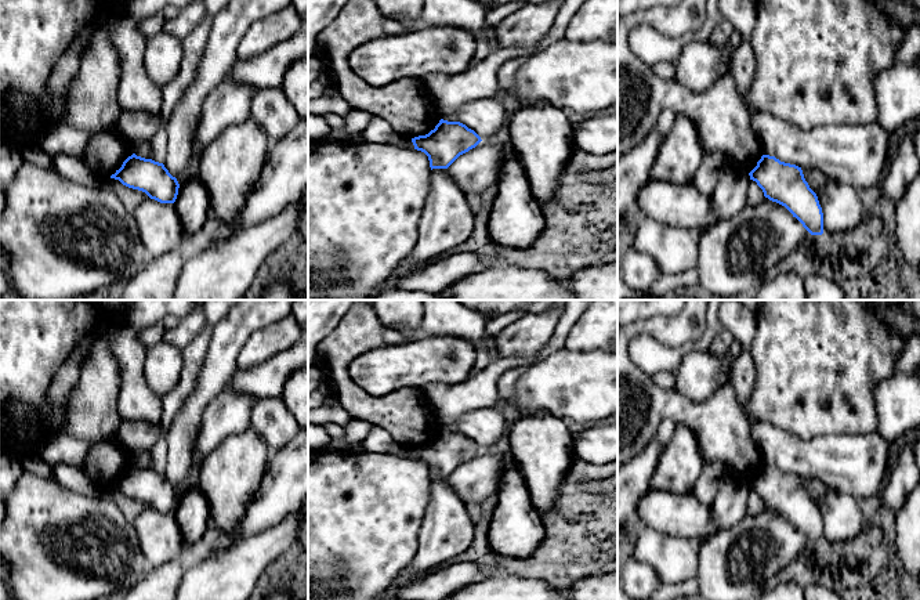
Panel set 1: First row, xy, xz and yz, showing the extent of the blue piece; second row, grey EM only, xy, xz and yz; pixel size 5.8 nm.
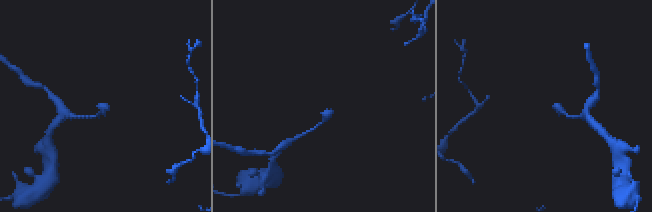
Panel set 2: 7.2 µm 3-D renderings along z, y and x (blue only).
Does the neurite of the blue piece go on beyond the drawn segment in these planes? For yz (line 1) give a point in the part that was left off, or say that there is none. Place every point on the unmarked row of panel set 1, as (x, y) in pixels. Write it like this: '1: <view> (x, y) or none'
1: none

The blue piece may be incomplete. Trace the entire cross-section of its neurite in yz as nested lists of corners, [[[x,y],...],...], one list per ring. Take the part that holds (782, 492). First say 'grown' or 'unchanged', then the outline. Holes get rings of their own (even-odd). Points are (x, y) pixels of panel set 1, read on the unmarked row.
unchanged; [[[763,465],[749,485],[765,507],[785,516],[811,545],[823,543],[822,517],[801,477]]]

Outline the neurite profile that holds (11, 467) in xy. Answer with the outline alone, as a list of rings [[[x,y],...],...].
[[[11,451],[0,453],[0,502],[6,502],[7,496],[15,488],[22,471],[23,467],[19,453]]]

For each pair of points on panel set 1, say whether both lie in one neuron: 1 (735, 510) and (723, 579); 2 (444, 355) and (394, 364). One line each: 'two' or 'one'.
1: two
2: one

